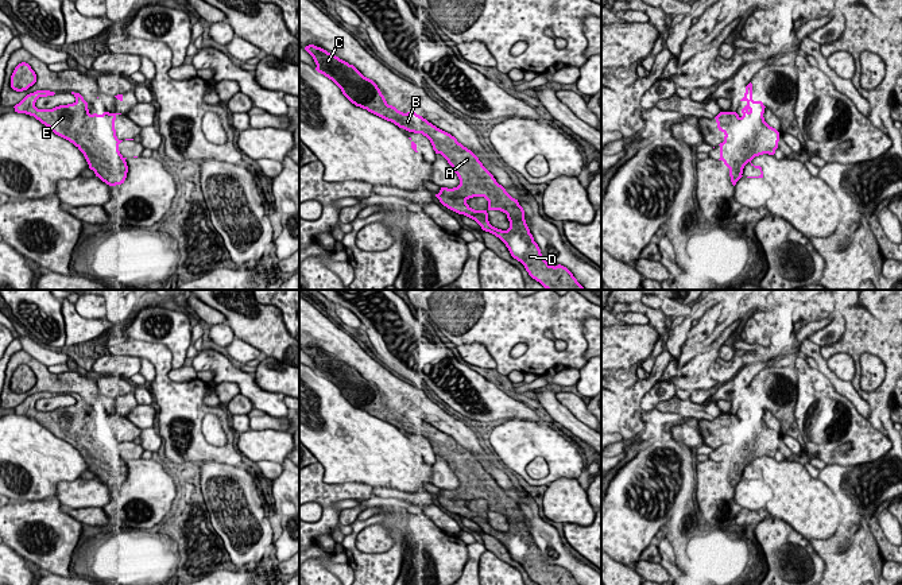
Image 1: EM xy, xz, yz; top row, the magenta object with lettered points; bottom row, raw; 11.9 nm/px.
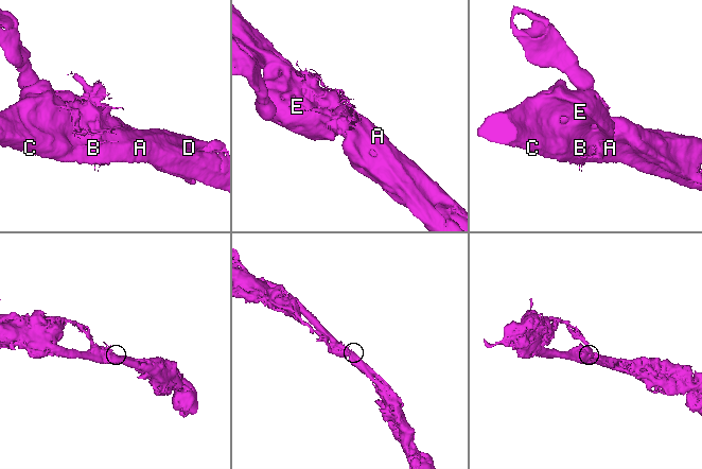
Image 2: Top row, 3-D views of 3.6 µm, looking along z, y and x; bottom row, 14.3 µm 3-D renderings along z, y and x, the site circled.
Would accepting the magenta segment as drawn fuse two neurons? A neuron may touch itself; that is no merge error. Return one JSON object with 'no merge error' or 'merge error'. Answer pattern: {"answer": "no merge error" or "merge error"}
{"answer": "no merge error"}

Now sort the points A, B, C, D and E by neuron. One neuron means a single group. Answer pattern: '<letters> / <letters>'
A B C D E

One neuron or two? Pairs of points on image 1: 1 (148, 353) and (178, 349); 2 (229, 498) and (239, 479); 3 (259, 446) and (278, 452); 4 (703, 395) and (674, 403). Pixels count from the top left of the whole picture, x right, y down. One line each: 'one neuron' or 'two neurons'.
1: two neurons
2: one neuron
3: one neuron
4: two neurons

